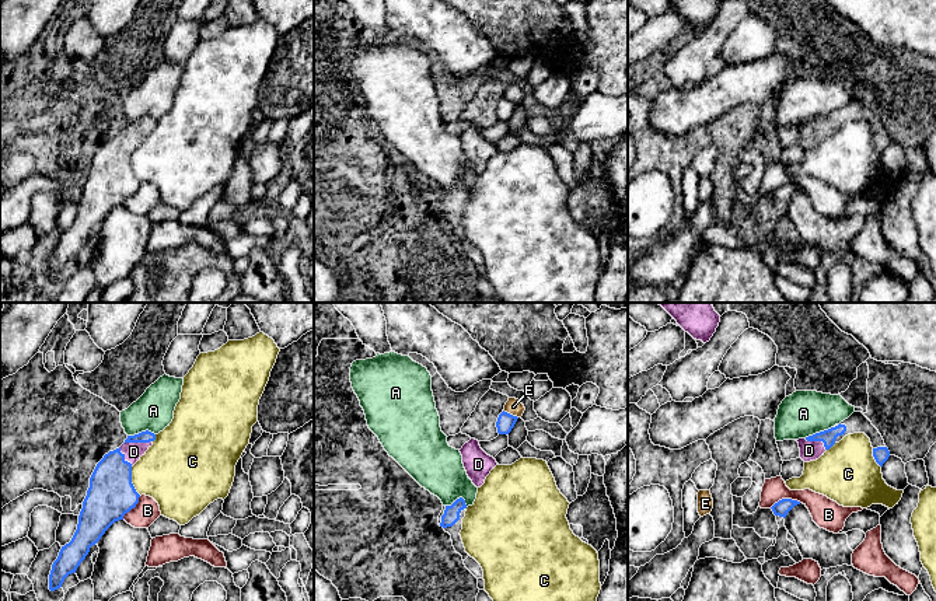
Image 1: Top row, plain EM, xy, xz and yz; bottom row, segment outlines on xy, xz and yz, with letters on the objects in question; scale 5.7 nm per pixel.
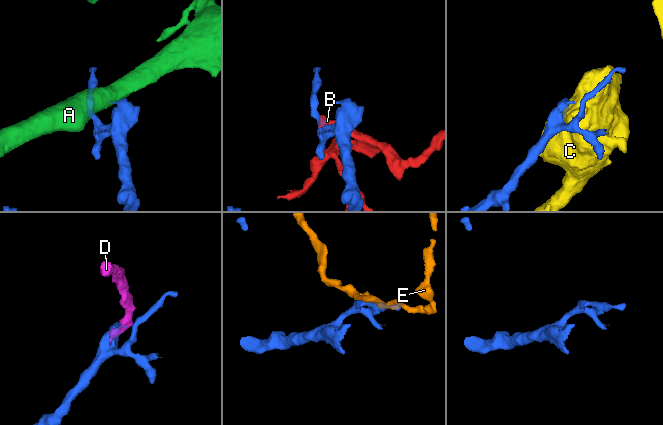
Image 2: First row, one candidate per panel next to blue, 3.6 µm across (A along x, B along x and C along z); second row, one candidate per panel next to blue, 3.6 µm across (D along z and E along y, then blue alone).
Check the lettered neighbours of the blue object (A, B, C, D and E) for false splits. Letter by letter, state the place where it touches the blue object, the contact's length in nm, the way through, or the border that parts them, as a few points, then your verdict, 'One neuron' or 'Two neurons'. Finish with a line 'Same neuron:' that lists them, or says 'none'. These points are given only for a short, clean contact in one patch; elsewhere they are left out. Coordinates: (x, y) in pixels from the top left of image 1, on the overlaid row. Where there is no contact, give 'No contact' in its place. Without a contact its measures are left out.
A: Touches blue at yz (820, 432). Shared border 180 nm. Boundary: yz (833, 426), (804, 437). Two neurons
B: Touches blue at yz (785, 499). Shared border 190 nm. Two neurons
C: Touches blue at xy (131, 481). Shared border 180 nm. Two neurons
D: Touches blue at xy (138, 441). Shared border 170 nm. Path across: xy (146, 436), (138, 441), (133, 451). One neuron
E: Touches blue at xz (509, 413). Shared border 100 nm. Two neurons
Same neuron: D

